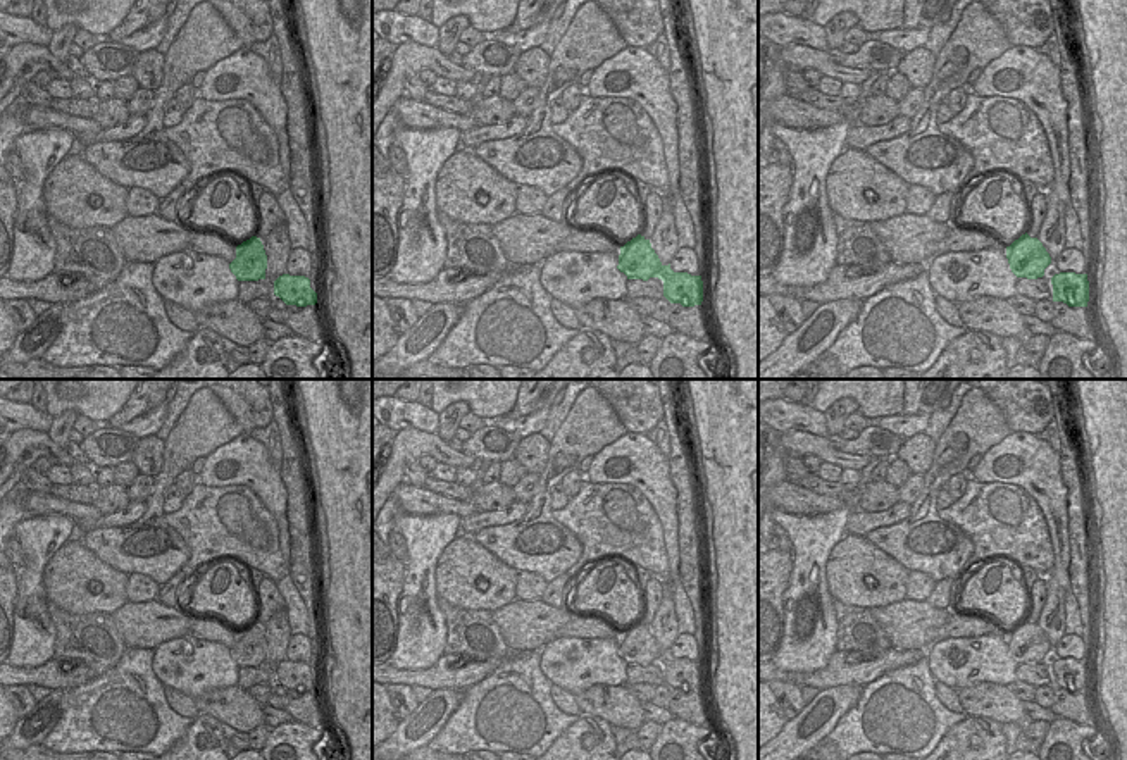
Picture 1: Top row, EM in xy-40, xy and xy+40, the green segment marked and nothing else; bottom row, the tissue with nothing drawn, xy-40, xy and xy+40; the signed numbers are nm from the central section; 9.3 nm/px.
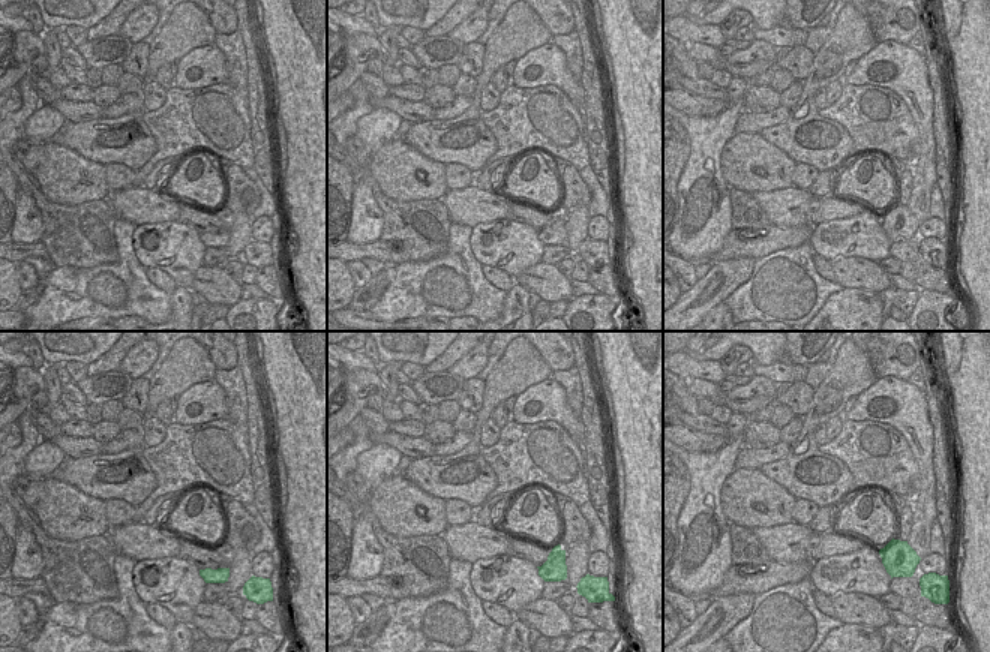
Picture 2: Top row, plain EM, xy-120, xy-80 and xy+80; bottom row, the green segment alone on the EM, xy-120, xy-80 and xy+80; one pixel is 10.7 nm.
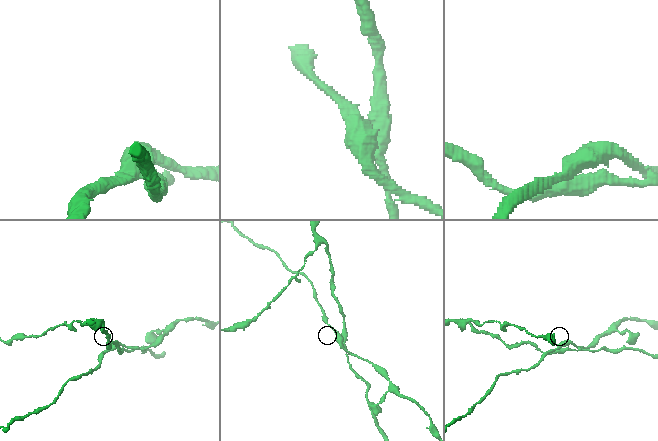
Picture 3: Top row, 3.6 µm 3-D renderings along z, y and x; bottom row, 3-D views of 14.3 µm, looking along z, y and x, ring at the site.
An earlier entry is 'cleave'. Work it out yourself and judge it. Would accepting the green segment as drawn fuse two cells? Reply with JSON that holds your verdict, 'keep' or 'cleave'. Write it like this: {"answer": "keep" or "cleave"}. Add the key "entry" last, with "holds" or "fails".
{"answer": "cleave", "entry": "holds"}

